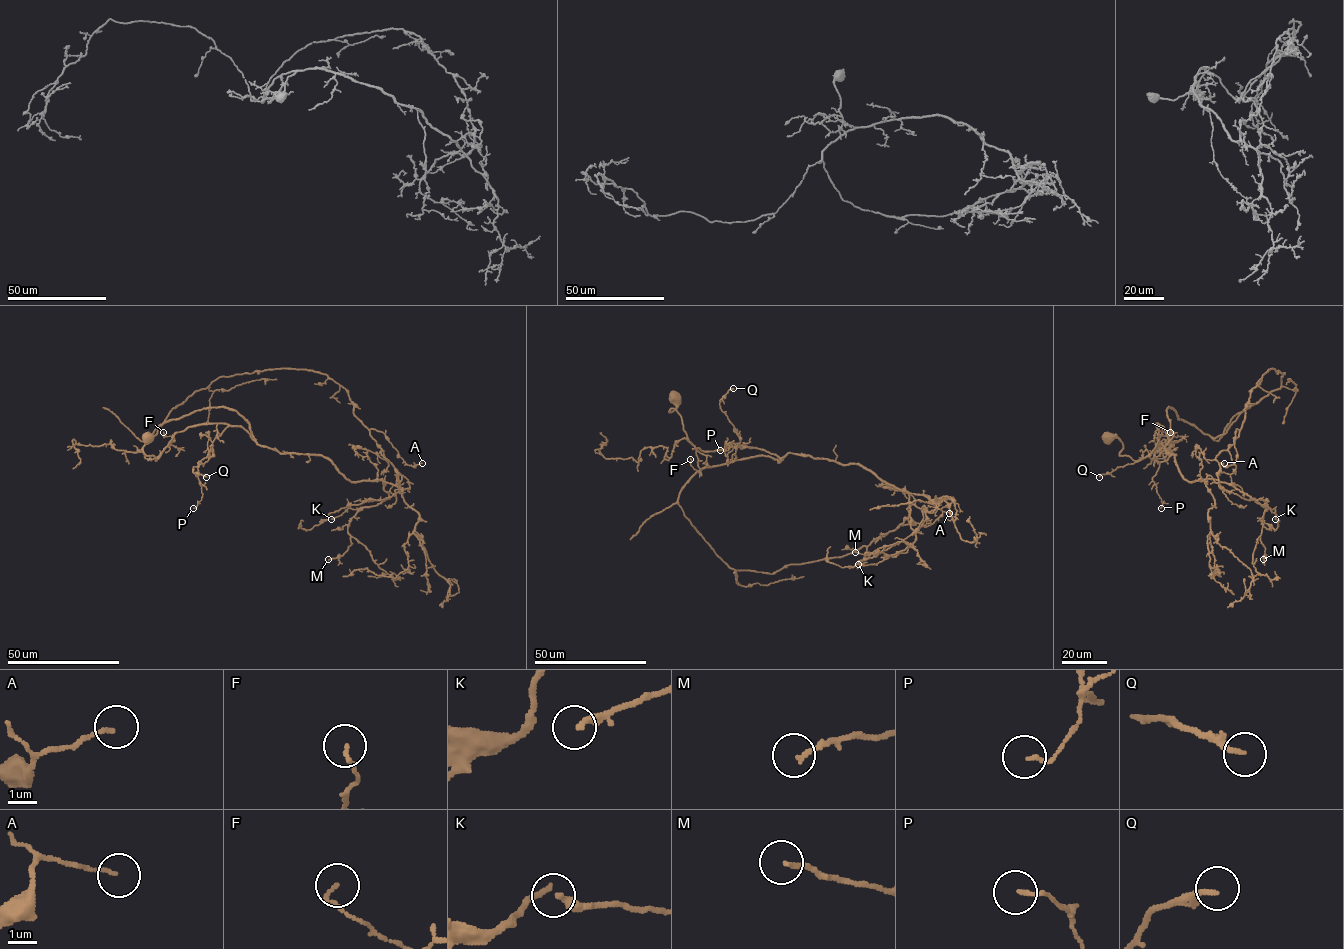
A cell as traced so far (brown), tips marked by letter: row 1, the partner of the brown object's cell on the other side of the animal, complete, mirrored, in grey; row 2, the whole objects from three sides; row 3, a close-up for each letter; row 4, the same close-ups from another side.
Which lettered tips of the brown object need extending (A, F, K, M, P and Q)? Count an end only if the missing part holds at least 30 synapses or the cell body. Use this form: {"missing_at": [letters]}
{"missing_at": []}

